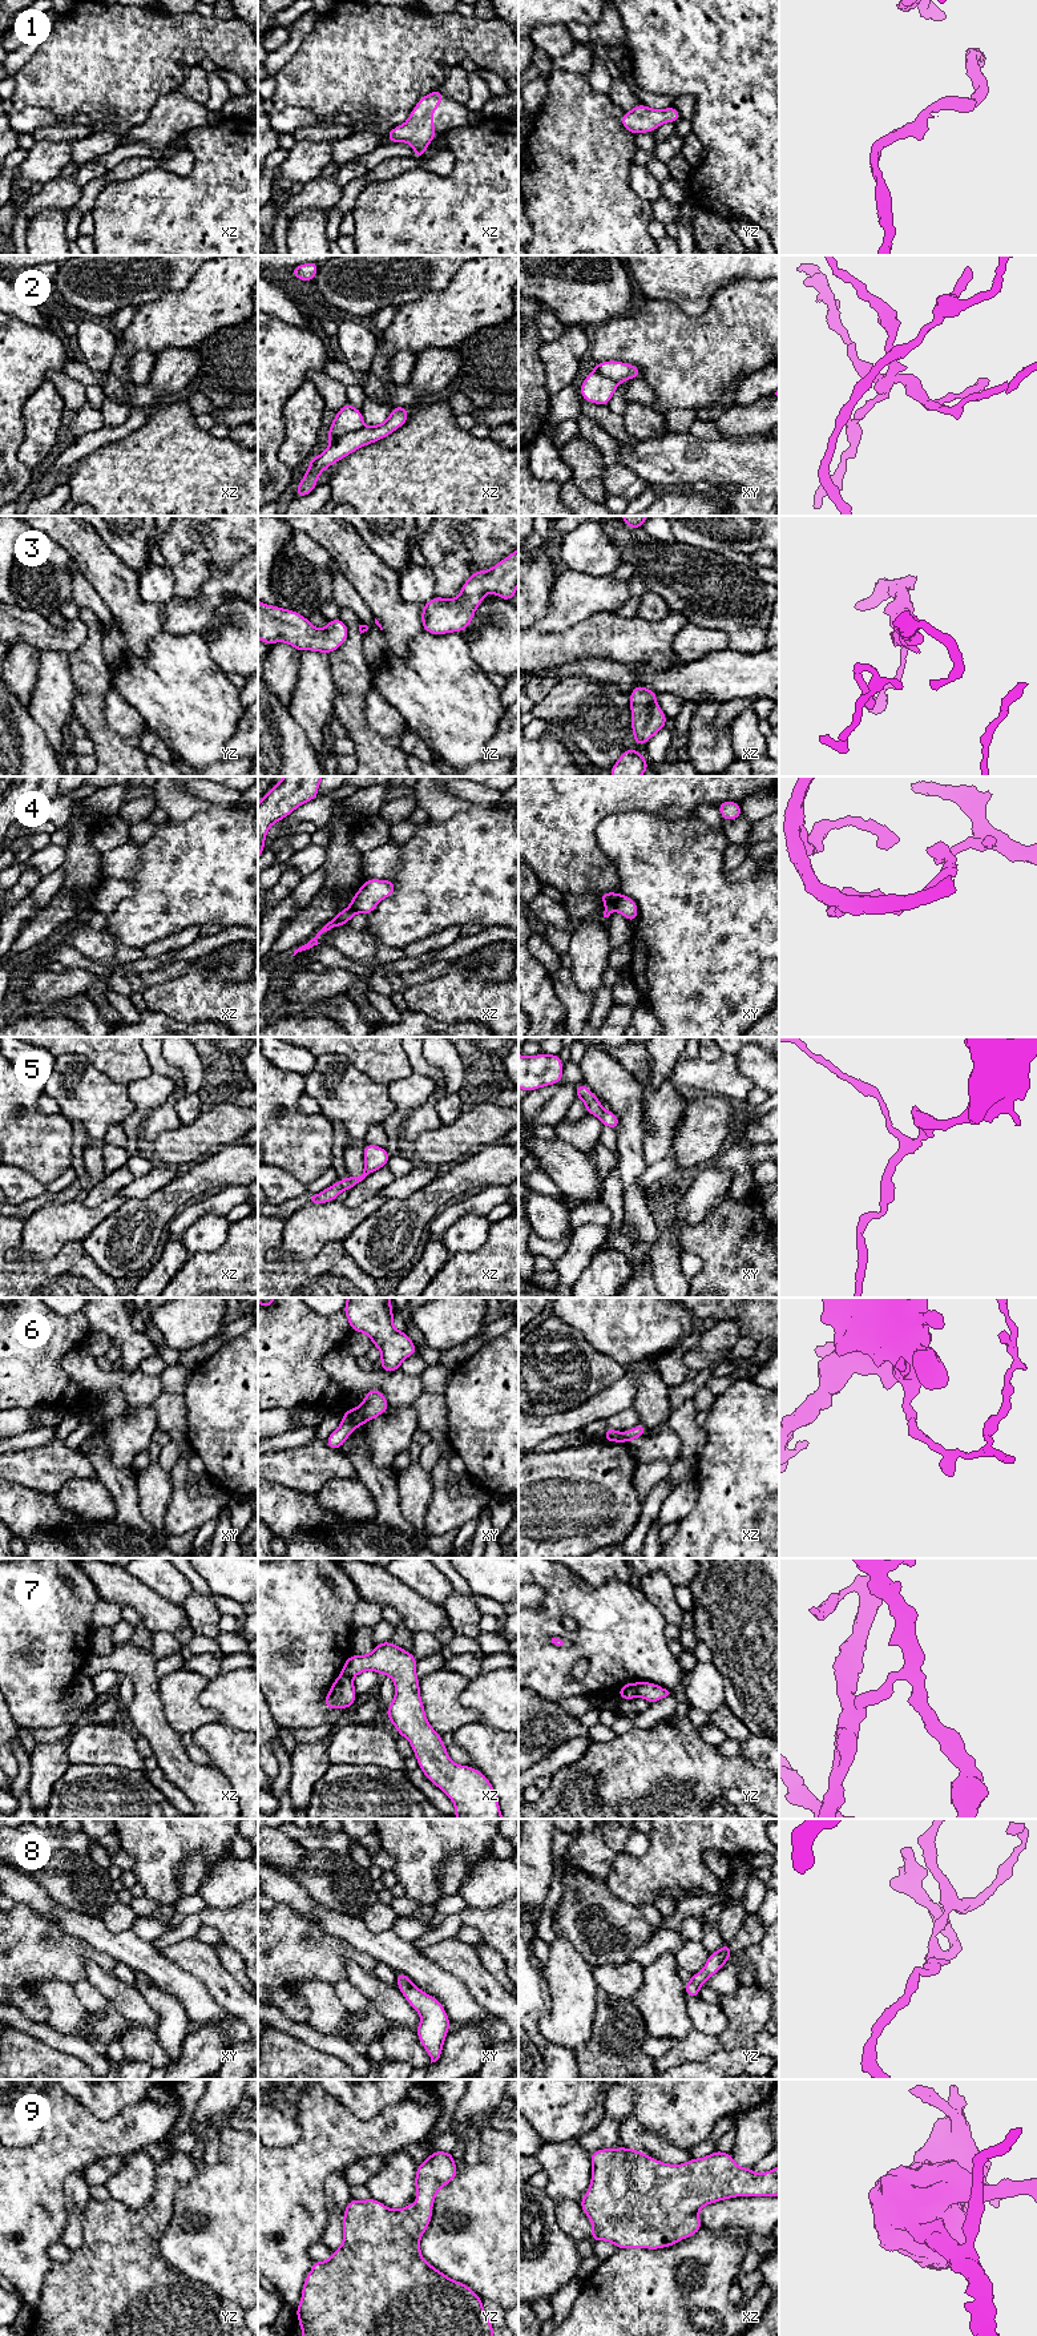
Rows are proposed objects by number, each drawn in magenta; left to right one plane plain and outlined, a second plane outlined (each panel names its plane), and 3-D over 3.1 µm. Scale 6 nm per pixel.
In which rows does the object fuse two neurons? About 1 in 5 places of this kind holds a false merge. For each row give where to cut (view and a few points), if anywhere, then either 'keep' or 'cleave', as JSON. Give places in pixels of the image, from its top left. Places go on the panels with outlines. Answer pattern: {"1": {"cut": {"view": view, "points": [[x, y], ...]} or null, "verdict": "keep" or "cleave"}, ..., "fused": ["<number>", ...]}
{"1": {"cut": null, "verdict": "keep"}, "2": {"cut": {"view": "xz", "points": [[362, 426], [330, 444]]}, "verdict": "cleave"}, "3": {"cut": null, "verdict": "keep"}, "4": {"cut": {"view": "xy", "points": [[618, 894], [613, 908]]}, "verdict": "cleave"}, "5": {"cut": null, "verdict": "keep"}, "6": {"cut": {"view": "xy", "points": [[358, 1408], [367, 1420]]}, "verdict": "cleave"}, "7": {"cut": {"view": "yz", "points": [[634, 1683], [637, 1695]]}, "verdict": "cleave"}, "8": {"cut": null, "verdict": "keep"}, "9": {"cut": null, "verdict": "keep"}, "fused": ["2", "4", "6", "7"]}

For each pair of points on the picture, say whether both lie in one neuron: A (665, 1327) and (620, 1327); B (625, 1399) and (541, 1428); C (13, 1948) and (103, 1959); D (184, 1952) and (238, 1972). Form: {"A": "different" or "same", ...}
{"A": "same", "B": "same", "C": "same", "D": "different"}

